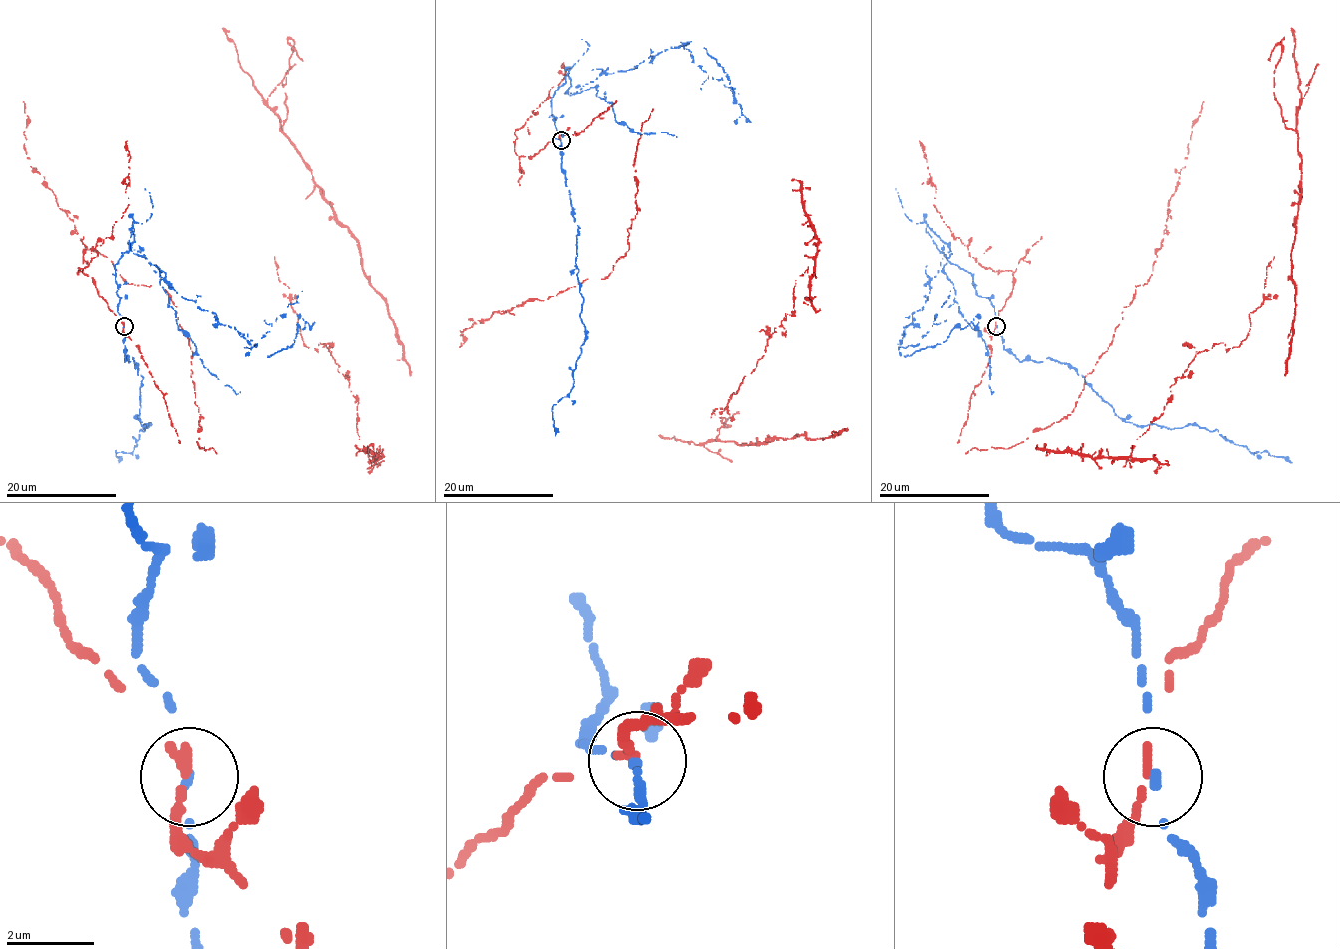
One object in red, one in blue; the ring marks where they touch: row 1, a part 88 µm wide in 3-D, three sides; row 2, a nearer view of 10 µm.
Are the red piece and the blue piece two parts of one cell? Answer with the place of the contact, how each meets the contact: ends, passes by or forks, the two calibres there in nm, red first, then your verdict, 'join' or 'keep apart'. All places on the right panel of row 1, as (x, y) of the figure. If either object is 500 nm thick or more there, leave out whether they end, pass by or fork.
at (996, 326); red ends there; blue passes by; 280 nm thick on the red side, 110 nm on the other; keep apart

